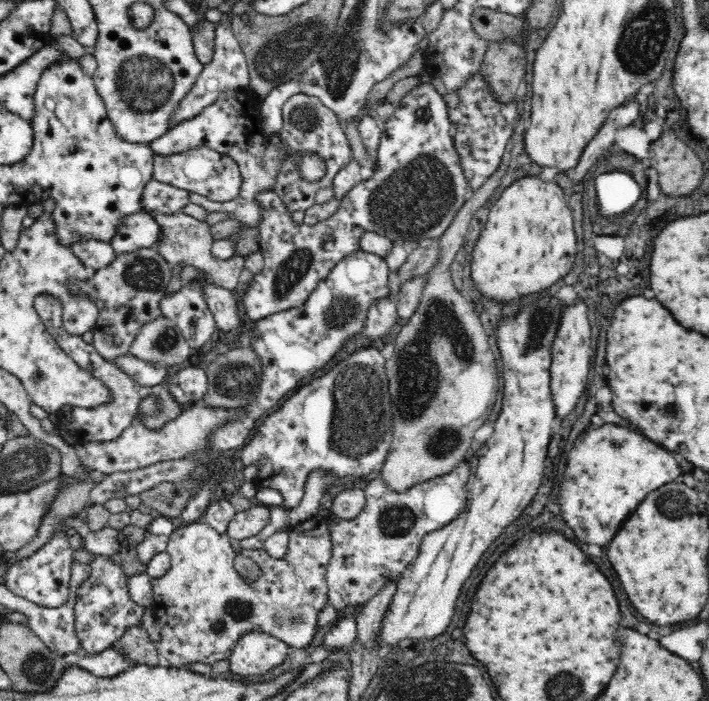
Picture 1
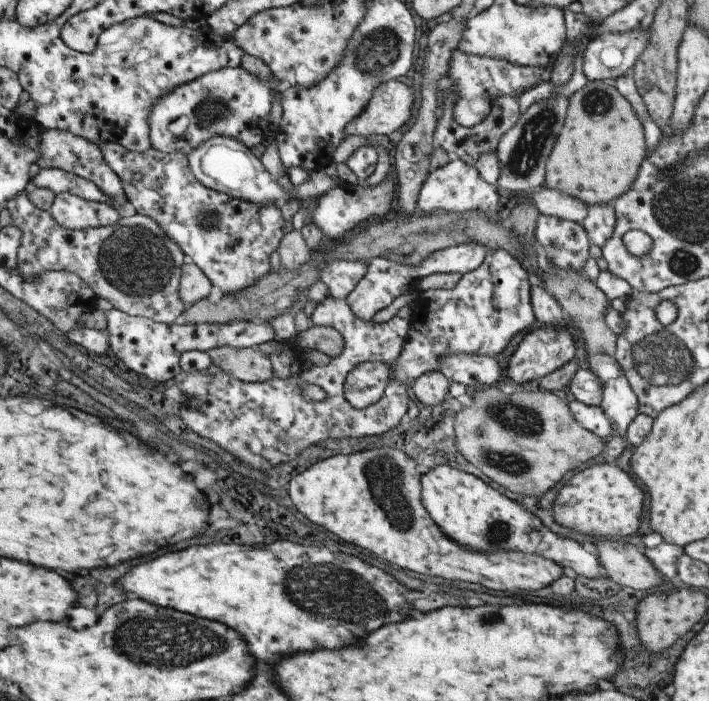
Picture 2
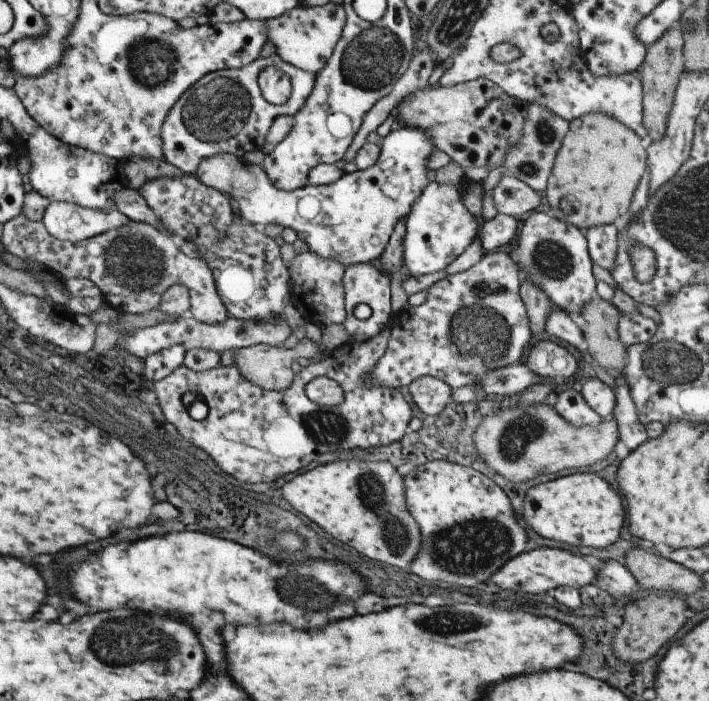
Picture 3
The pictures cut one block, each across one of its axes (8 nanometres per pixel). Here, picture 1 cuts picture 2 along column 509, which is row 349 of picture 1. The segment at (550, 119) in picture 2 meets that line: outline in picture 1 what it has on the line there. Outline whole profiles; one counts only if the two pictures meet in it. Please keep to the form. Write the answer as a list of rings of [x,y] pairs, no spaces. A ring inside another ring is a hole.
[[[158,316],[150,324],[144,324],[130,346],[132,348],[128,350],[128,356],[168,370],[172,366],[184,364],[192,352],[176,322],[166,316]]]

